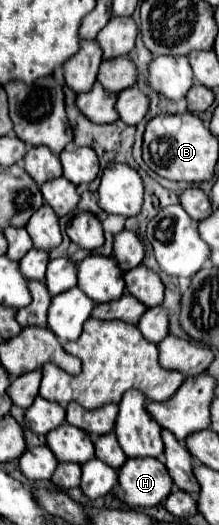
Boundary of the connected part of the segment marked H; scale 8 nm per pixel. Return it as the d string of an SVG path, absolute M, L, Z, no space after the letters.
M126 459L118 469L118 483L124 493L116 493L116 497L132 509L154 507L172 489L172 479L158 459Z

